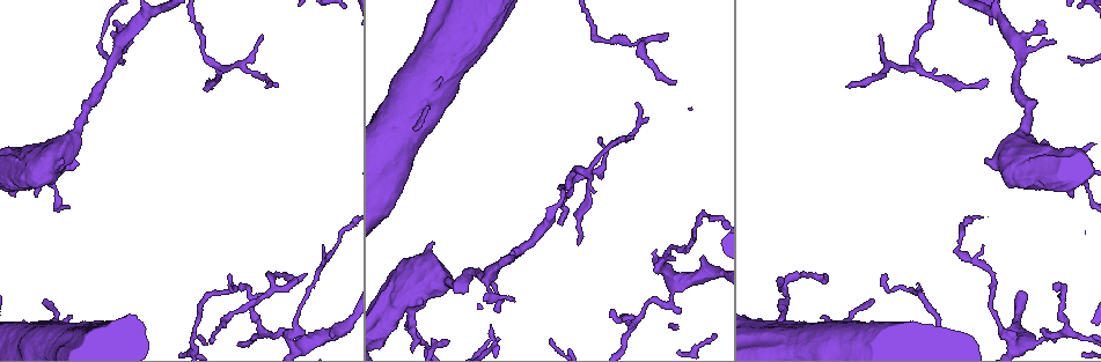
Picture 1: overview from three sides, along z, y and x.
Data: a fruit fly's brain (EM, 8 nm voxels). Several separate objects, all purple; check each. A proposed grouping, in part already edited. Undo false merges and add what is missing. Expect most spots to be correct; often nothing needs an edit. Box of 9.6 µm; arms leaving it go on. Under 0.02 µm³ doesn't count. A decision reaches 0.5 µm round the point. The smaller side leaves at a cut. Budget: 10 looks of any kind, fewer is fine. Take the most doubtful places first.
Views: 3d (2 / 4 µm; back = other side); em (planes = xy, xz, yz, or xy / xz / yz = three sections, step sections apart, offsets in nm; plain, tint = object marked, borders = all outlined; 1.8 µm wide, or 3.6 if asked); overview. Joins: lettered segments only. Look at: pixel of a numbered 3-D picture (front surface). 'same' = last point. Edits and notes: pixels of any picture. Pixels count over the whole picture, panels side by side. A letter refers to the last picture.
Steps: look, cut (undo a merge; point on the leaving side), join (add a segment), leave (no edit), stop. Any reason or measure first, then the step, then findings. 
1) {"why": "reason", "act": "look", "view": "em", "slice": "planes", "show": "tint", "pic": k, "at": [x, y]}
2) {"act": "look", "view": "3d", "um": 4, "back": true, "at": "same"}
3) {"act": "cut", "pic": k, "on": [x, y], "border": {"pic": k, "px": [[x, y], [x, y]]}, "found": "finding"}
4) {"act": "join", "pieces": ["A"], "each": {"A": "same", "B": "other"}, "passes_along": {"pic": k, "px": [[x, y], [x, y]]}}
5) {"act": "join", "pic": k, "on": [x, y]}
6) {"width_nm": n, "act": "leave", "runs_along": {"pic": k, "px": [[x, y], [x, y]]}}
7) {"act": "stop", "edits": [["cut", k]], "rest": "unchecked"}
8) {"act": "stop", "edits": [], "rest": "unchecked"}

{"why": "an open end", "act": "look", "view": "3d", "um": 4, "pic": 1, "at": [305, 273]}

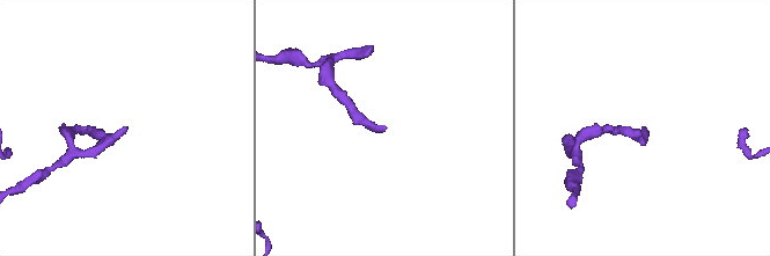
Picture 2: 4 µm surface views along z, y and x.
{"act": "look", "view": "em", "slice": "xz", "step": 8, "show": "borders", "pic": 2, "at": [646, 130]}

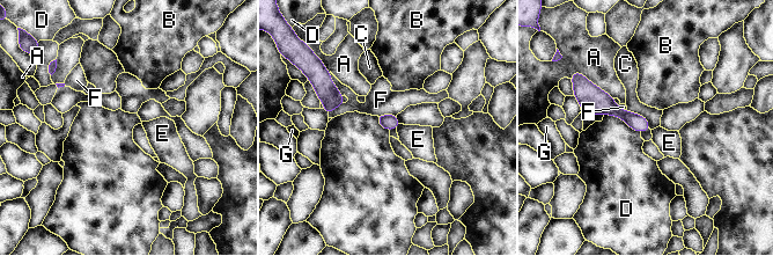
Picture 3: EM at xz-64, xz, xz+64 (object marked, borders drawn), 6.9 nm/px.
{"act": "leave", "each": {"A": "other", "B": "other", "C": "other", "D": "other", "E": "other", "F": "other", "G": "other"}, "border": {"pic": 3, "px": [[604, 115], [621, 118], [640, 133]]}, "found": "none of them fits"}

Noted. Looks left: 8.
{"why": "two arms in line, one across", "act": "look", "view": "em", "slice": "planes", "show": "borders", "pic": 1, "at": [266, 333]}

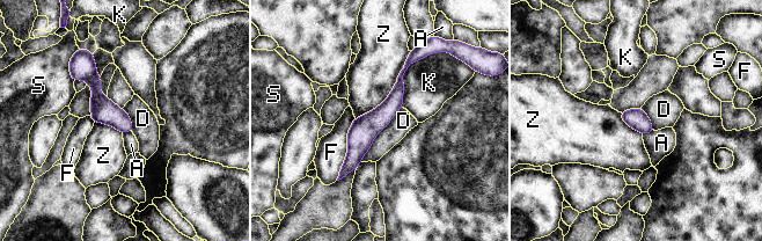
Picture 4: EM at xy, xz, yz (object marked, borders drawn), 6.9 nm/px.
{"width_nm": 140, "act": "leave", "each": {"A": "other", "D": "other", "F": "other", "K": "other", "S": "other", "Z": "other"}, "border": {"pic": 4, "px": [[403, 108], [375, 137], [360, 161]]}, "found": "one neuron here"}

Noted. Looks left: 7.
{"why": "free end", "act": "look", "view": "em", "slice": "planes", "show": "borders", "pic": 1, "at": [44, 298]}

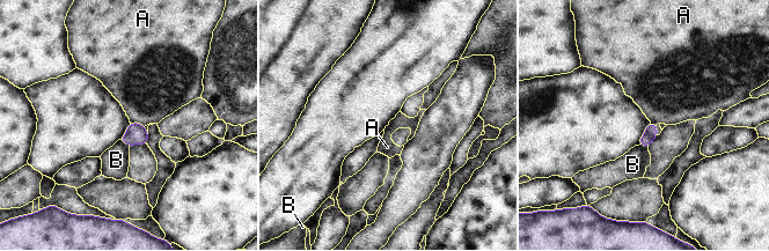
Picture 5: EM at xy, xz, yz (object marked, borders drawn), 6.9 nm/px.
{"longest_contact_nm": ["A", 110], "act": "leave", "each": {"A": "other", "B": "other"}, "border": {"pic": 5, "px": [[130, 122], [139, 122], [144, 126]]}, "found": "no lettered segment goes on from it"}

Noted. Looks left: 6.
{"why": "abrupt turn", "act": "look", "view": "3d", "um": 2, "pic": 1, "at": [490, 273]}

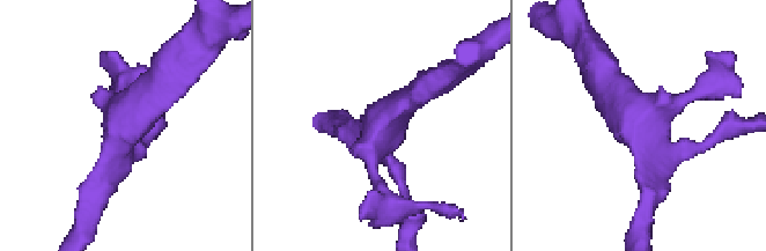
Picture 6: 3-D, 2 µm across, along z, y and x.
{"why": "need the tissue", "act": "look", "view": "em", "slice": "yz", "step": 8, "show": "plain", "pic": 6, "at": [382, 121]}

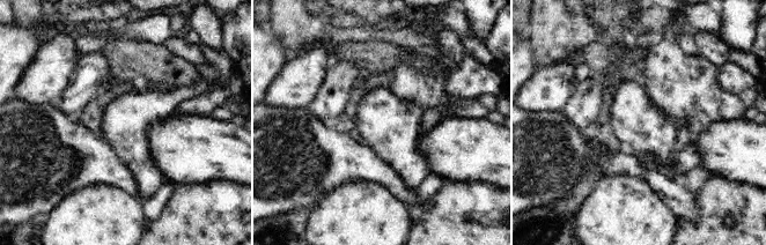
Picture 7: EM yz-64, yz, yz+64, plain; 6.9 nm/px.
{"act": "look", "view": "em", "slice": "yz", "step": 8, "show": "borders", "at": "same"}

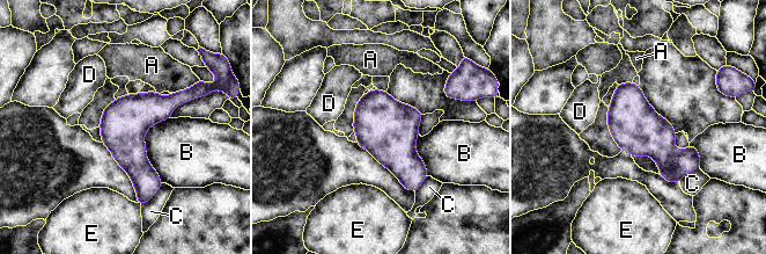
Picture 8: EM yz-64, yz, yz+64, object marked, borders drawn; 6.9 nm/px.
{"longest_contact_nm": ["B", 460], "act": "leave", "each": {"A": "other", "B": "other", "C": "other", "D": "other", "E": "other"}, "border": {"pic": 8, "px": [[169, 117], [145, 133], [162, 182]]}, "found": "one neuron here"}

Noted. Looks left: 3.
{"act": "stop", "edits": [], "rest": "unchecked"}

